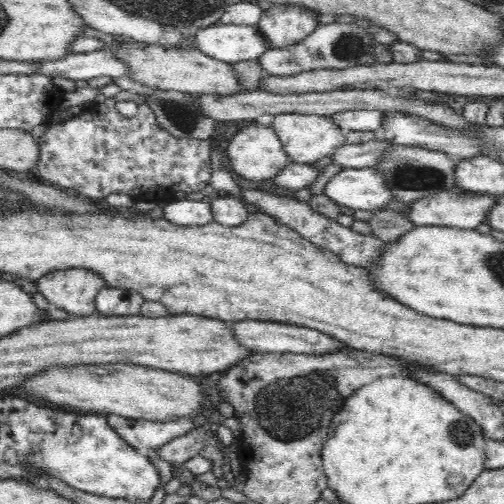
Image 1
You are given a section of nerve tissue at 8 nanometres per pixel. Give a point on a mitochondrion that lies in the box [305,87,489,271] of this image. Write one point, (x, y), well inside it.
(408, 176)

